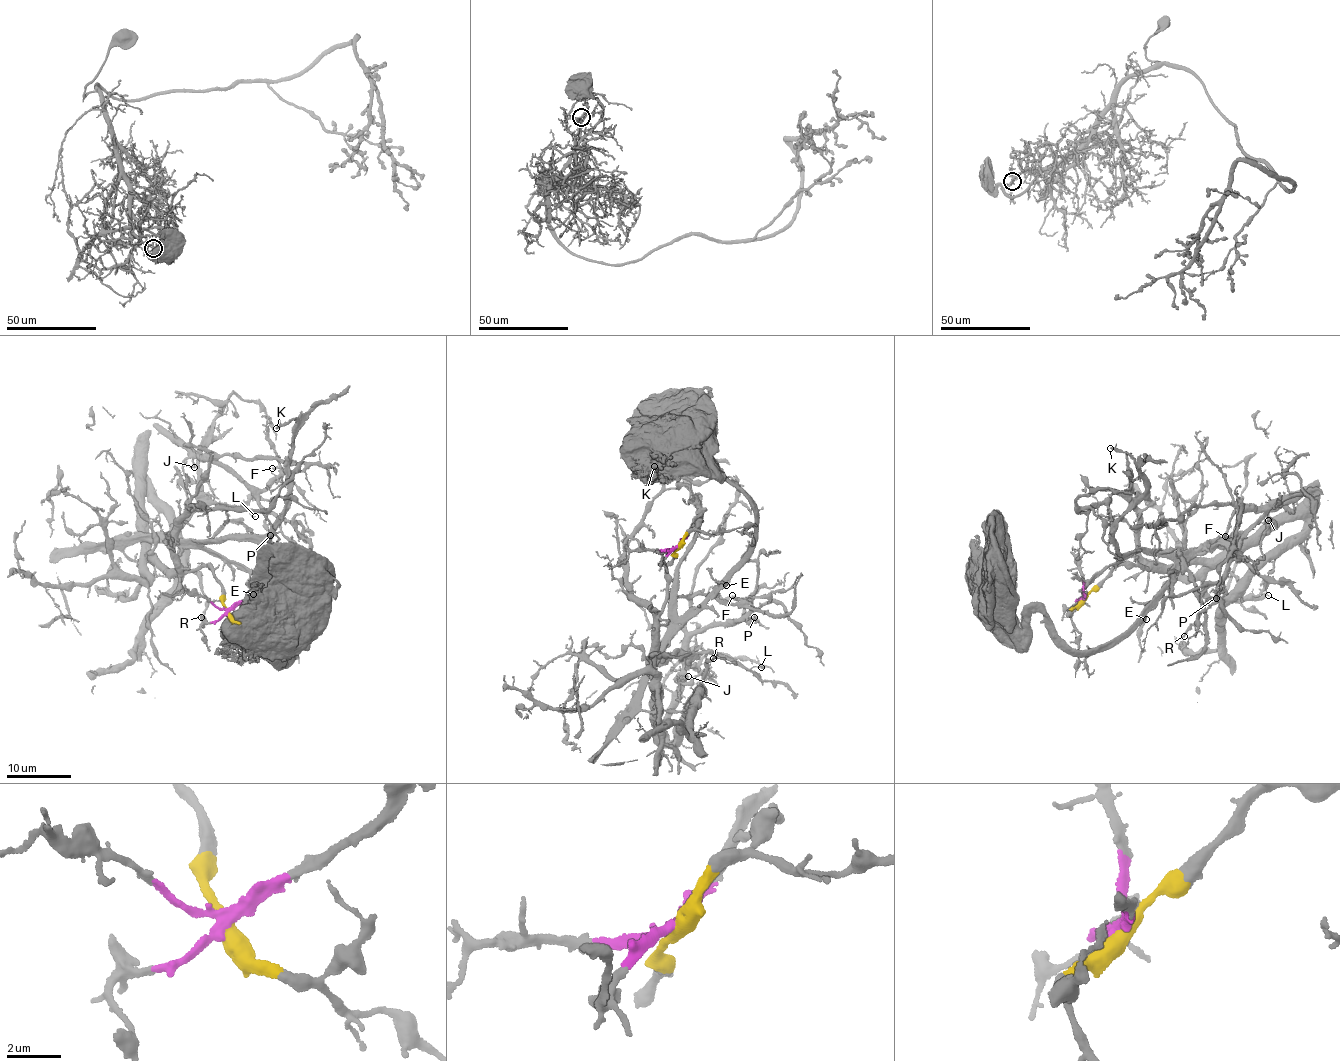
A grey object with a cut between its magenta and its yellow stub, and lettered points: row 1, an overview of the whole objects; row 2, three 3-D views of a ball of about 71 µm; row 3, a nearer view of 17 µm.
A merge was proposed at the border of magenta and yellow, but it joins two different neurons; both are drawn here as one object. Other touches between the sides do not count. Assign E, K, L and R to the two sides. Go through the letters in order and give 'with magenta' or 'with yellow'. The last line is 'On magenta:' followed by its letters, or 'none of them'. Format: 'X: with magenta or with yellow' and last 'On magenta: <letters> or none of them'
E: with magenta
K: with magenta
L: with magenta
R: with yellow
On magenta: E, K, L

